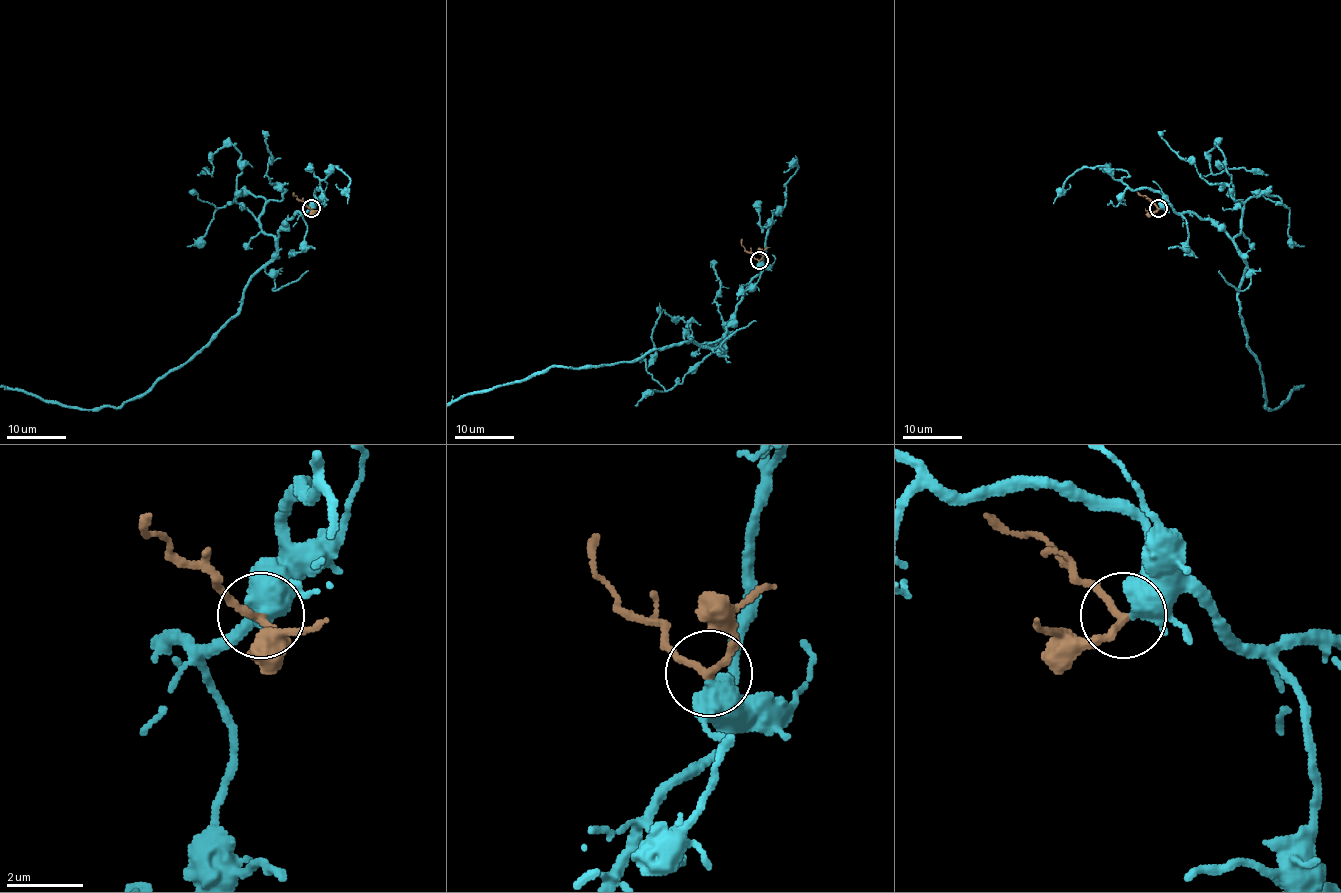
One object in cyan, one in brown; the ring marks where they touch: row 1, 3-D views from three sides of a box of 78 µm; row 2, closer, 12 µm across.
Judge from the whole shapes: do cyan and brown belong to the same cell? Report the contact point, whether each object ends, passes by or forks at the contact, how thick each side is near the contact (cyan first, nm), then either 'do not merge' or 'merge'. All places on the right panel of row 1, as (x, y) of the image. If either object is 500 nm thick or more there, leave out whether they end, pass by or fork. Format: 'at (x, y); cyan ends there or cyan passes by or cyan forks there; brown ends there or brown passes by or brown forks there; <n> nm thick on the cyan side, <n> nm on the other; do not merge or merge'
at (1158, 208); cyan passes by; brown passes by; 480 nm thick on the cyan side, 180 nm on the other; merge

